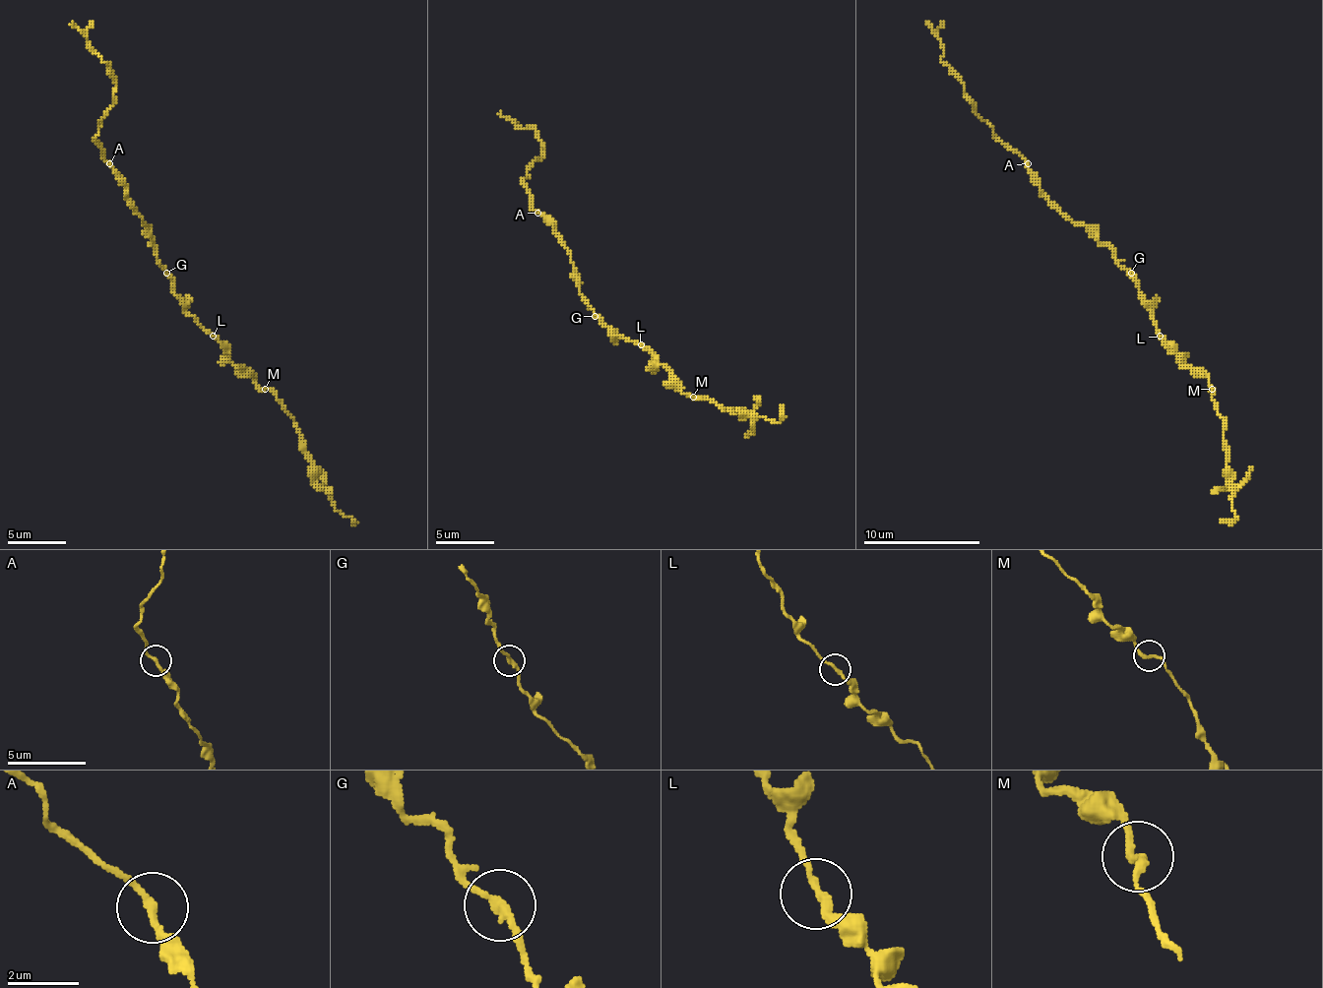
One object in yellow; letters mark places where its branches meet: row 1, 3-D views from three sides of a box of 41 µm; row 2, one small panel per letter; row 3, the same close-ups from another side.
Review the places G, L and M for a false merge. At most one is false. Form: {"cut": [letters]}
{"cut": []}

